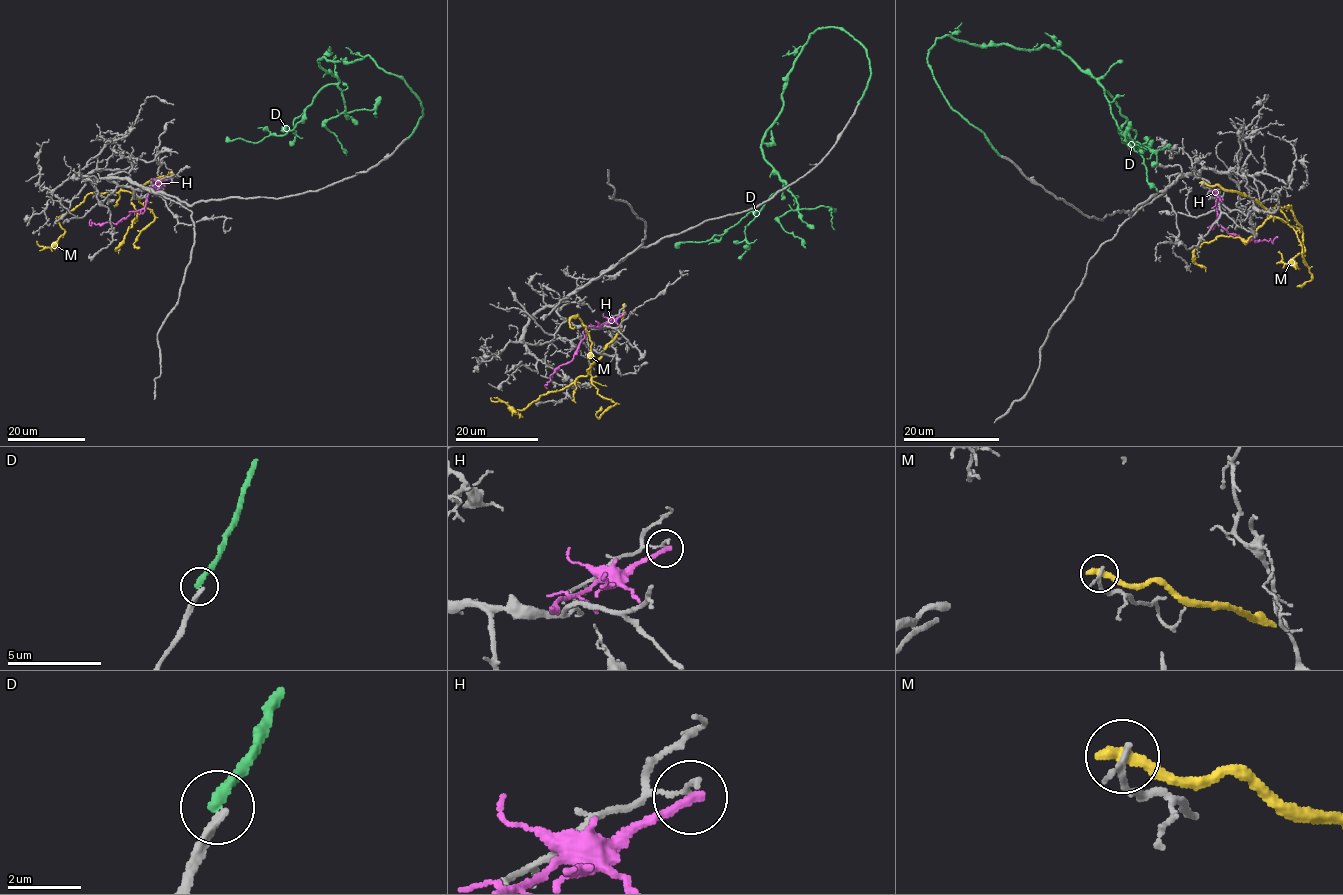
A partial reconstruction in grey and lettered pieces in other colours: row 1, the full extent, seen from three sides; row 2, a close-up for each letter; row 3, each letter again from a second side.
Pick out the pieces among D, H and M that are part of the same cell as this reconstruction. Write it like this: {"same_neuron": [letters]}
{"same_neuron": []}

